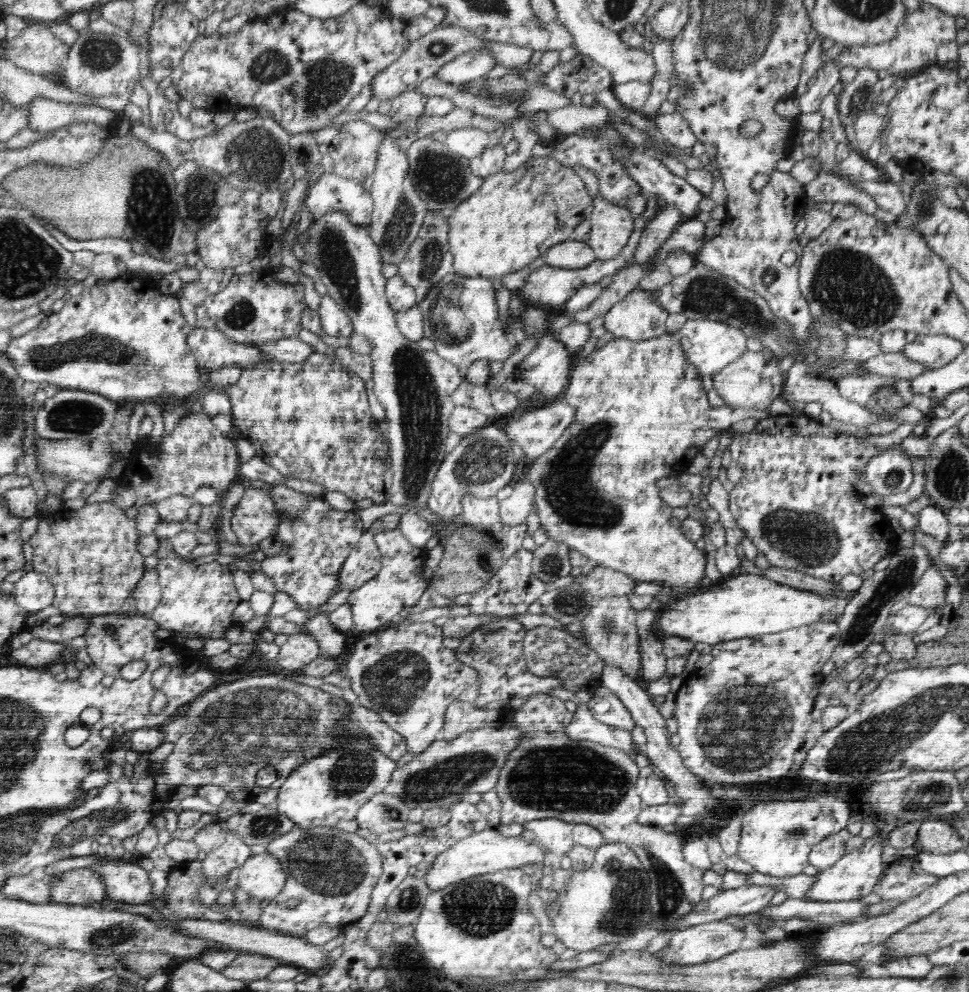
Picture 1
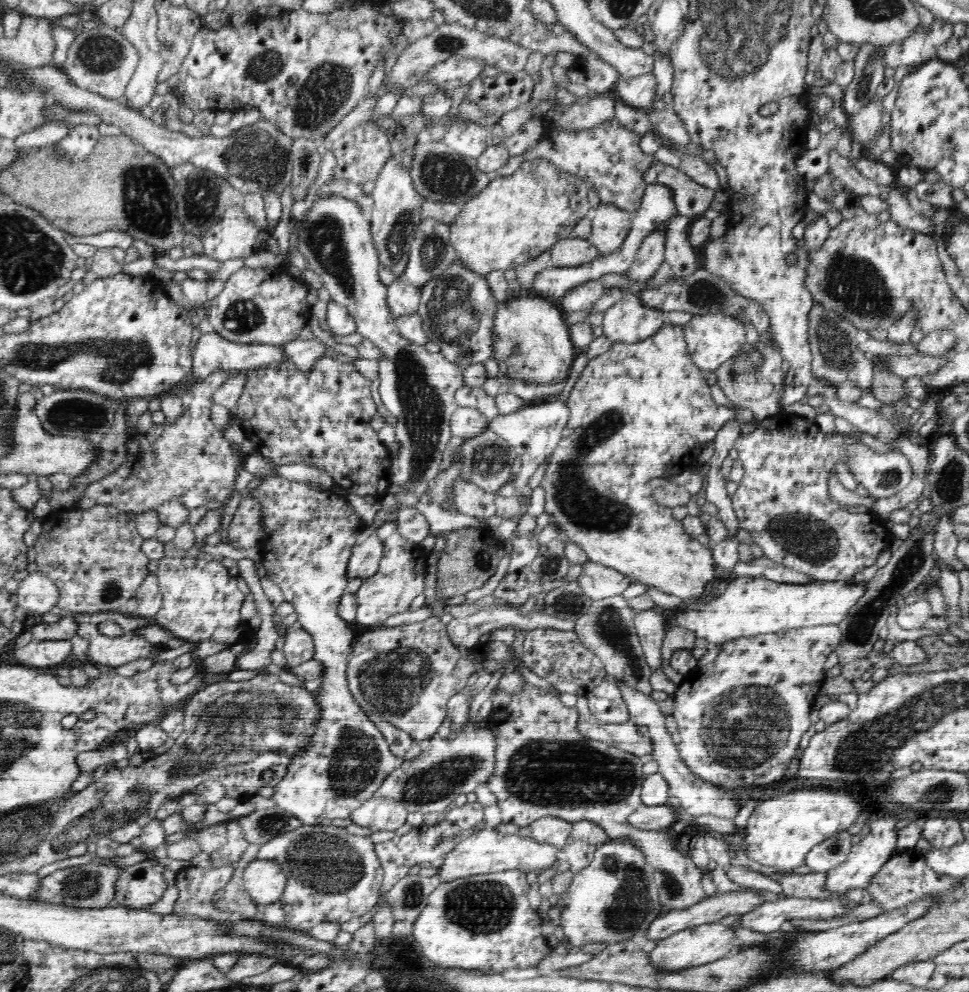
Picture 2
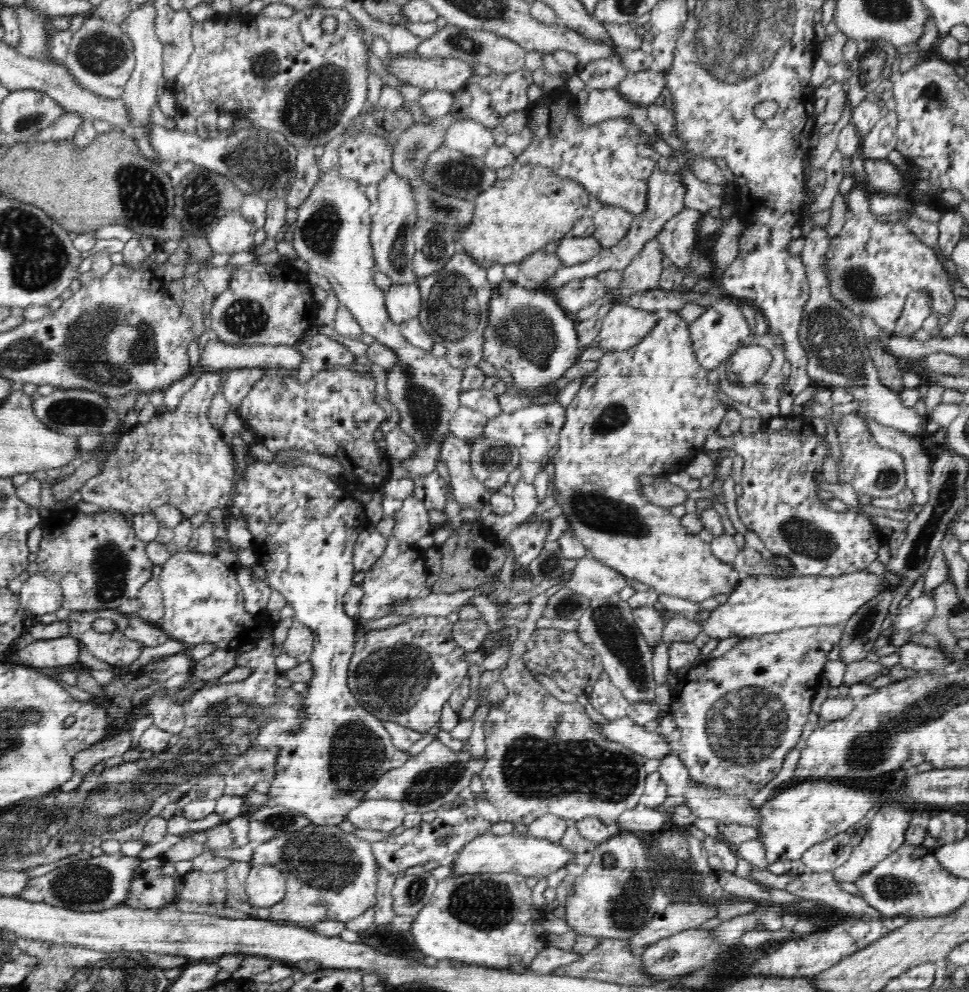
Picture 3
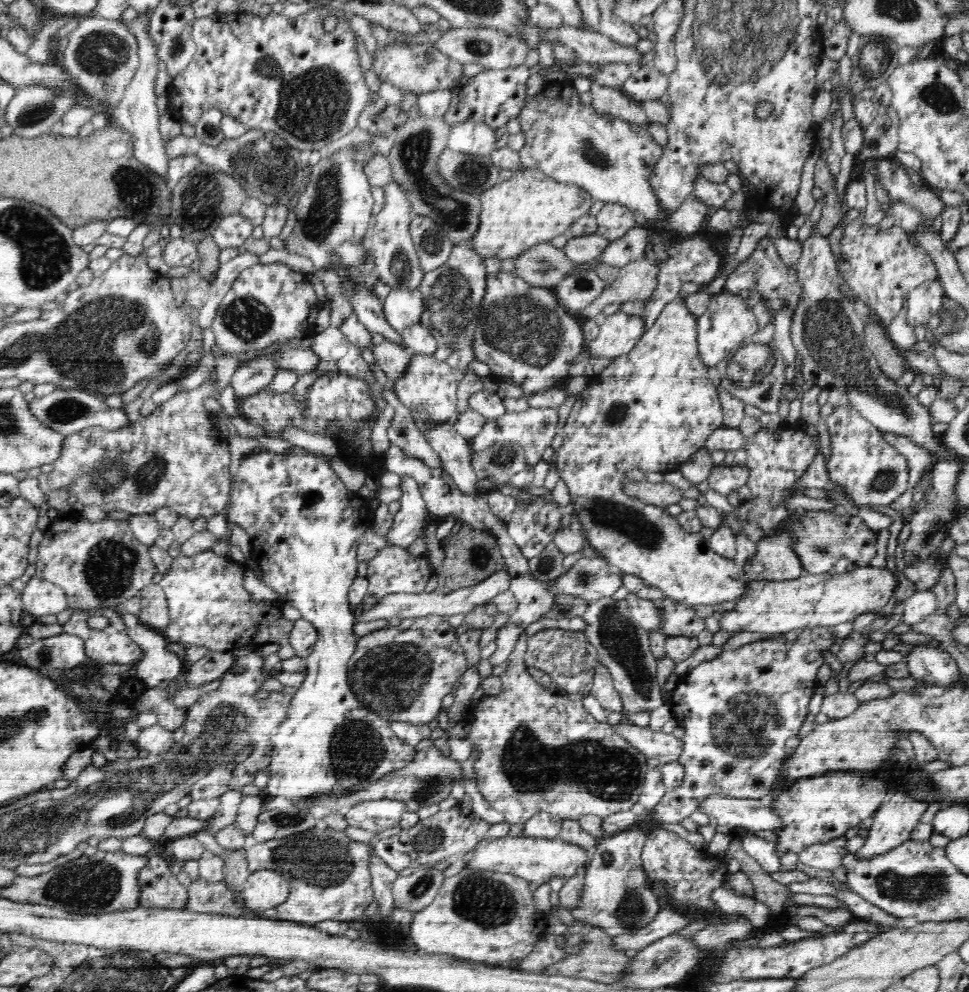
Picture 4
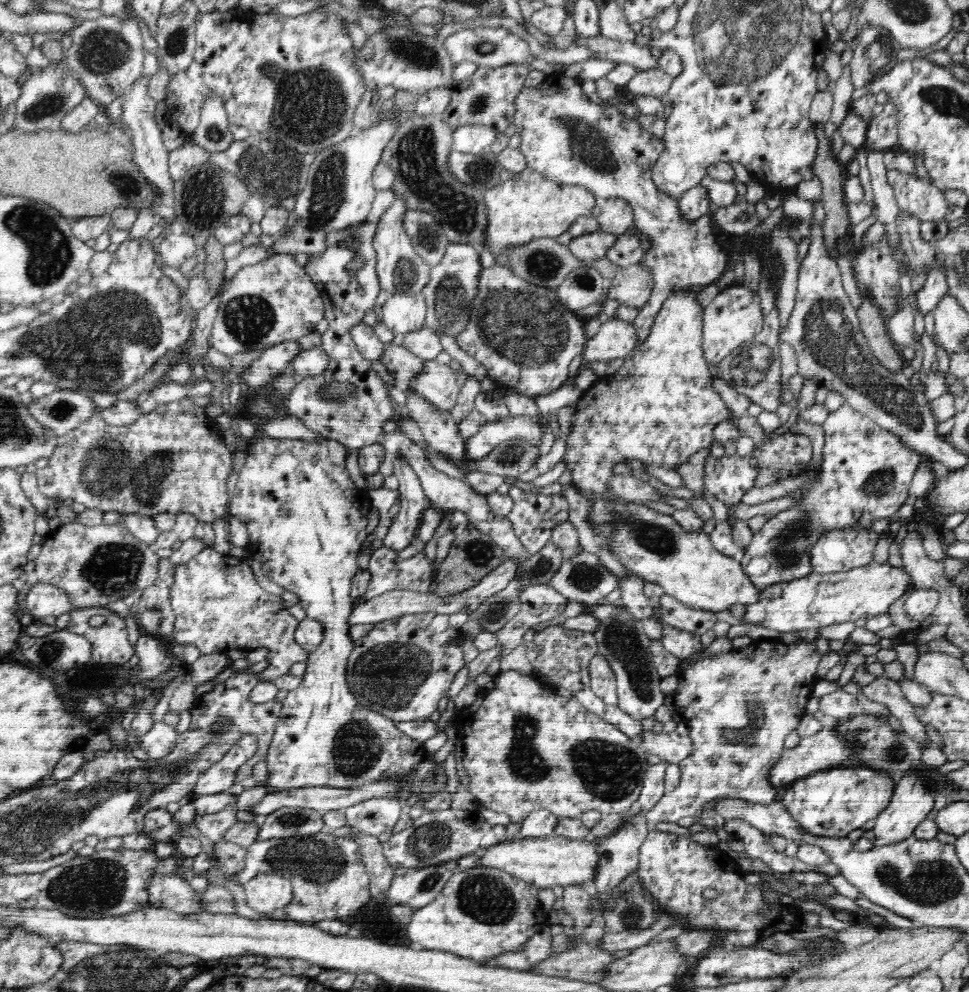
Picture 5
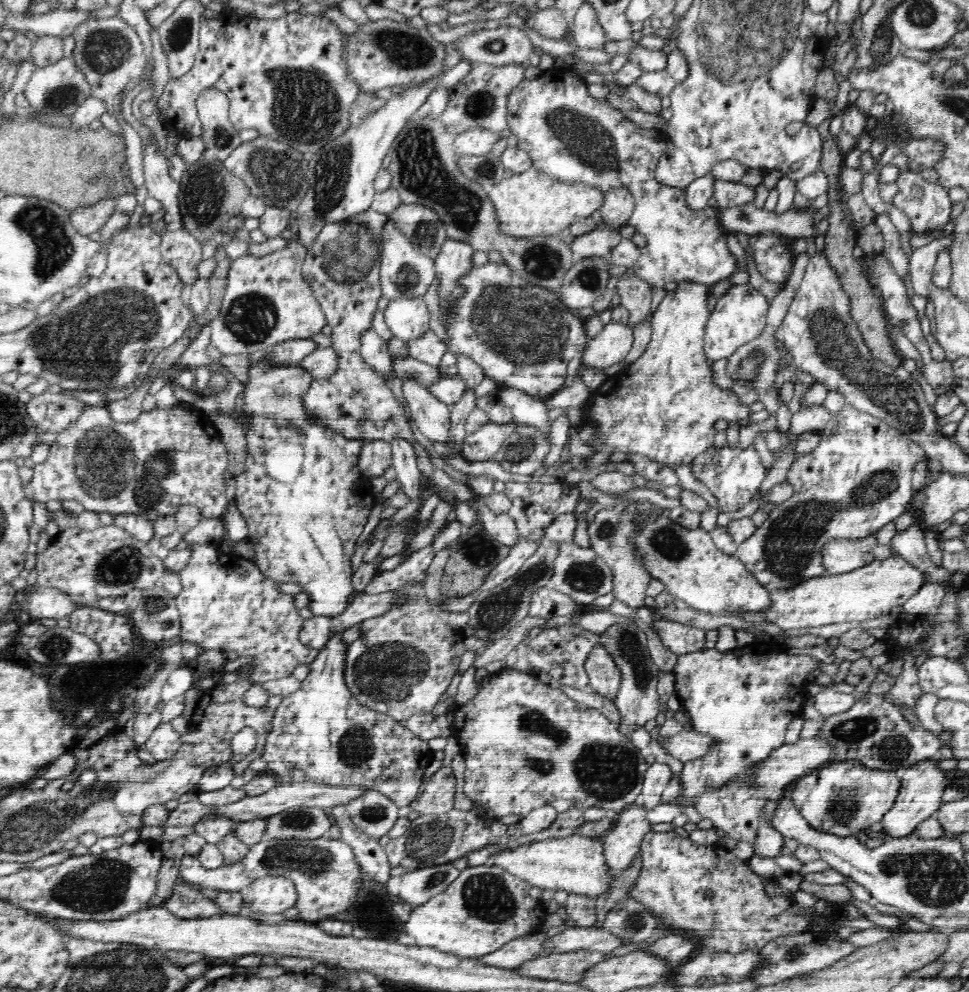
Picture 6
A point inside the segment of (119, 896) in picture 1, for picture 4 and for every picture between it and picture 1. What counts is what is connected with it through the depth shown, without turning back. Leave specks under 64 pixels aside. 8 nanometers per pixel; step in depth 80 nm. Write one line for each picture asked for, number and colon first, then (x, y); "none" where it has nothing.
2: (138, 886)
3: (150, 888)
4: (159, 888)

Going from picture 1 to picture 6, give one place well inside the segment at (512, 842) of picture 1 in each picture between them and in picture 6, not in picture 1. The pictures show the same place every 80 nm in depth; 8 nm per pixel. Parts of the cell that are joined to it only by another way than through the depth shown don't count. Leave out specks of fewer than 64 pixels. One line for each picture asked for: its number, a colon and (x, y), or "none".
2: (485, 852)
3: (488, 853)
4: (538, 860)
5: (546, 862)
6: (577, 864)

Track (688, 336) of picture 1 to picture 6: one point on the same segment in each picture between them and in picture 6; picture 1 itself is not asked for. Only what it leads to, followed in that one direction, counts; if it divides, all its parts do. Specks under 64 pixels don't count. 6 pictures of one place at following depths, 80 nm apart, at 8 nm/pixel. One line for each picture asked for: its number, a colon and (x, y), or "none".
2: (711, 339)
3: (716, 335)
4: (727, 324)
5: (733, 318)
6: (739, 316)

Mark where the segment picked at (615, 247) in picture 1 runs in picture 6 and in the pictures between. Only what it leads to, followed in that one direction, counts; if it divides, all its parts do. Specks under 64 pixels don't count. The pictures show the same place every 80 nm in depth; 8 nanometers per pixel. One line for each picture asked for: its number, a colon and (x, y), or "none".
2: (609, 225)
3: (612, 223)
4: (613, 221)
5: (616, 216)
6: (618, 204)

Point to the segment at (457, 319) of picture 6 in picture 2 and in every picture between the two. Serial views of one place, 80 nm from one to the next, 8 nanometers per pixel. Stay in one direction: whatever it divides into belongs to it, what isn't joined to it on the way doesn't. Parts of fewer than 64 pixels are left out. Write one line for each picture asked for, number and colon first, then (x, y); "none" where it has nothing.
2: (545, 355)
3: (529, 334)
4: (524, 334)
5: (525, 337)

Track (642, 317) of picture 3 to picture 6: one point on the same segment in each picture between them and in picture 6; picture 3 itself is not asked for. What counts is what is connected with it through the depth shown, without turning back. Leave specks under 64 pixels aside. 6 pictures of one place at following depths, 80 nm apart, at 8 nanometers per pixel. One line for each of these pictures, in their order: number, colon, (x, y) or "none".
4: (619, 333)
5: (616, 338)
6: (611, 345)

